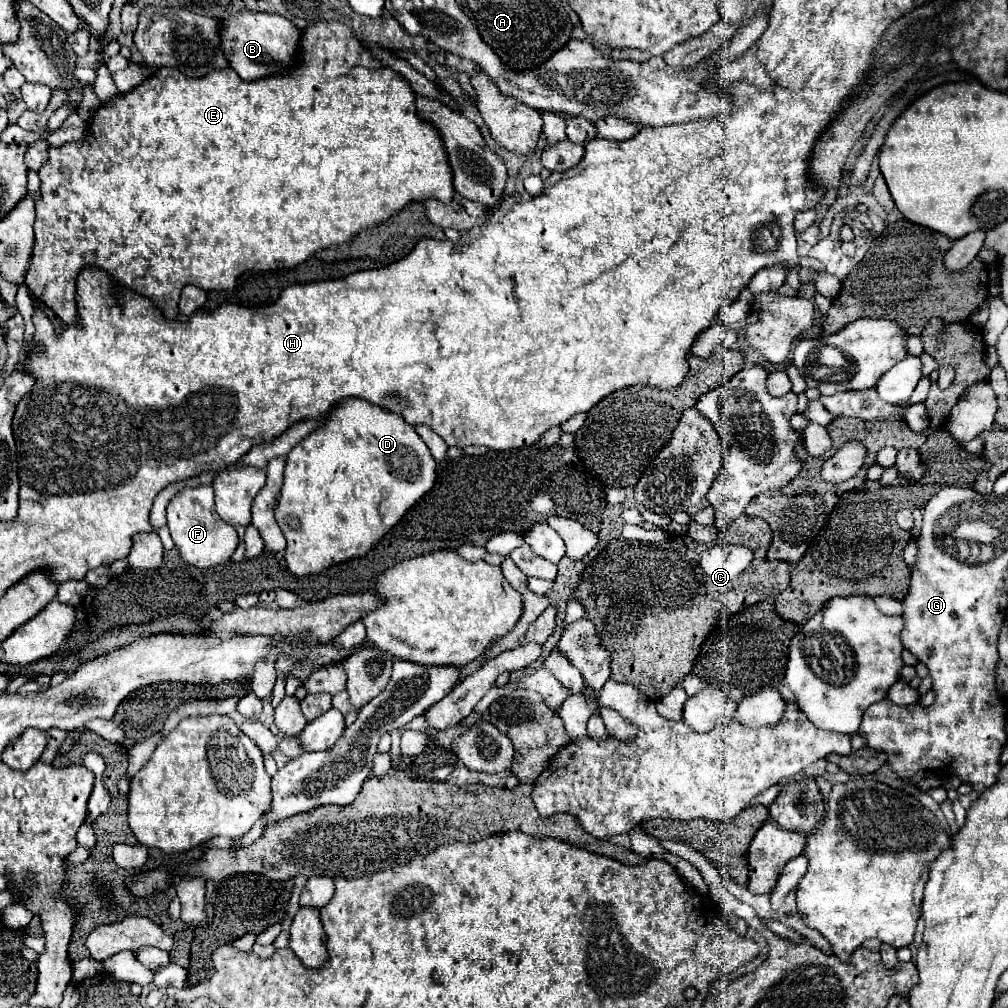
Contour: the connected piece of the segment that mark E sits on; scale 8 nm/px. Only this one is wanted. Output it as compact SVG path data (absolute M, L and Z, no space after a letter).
M318 22L304 30L300 66L286 76L268 76L252 84L240 82L236 72L216 70L202 78L190 80L176 68L158 68L148 80L126 94L116 94L112 100L100 104L86 128L84 140L72 140L58 148L48 148L48 160L38 170L42 180L38 196L38 224L36 246L32 252L30 268L26 270L26 286L30 294L44 304L74 304L74 280L84 266L98 266L112 274L120 284L134 292L148 296L166 318L176 319L180 292L184 286L194 284L204 290L232 290L236 278L248 270L266 272L280 268L294 268L304 262L312 252L344 244L360 230L370 228L394 212L404 208L410 200L436 198L450 202L454 194L452 172L446 162L442 140L438 132L416 118L414 92L394 70L382 66L360 44L352 30L338 22Z

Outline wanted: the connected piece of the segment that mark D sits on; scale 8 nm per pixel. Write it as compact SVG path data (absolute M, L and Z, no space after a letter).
M340 400L340 404L324 416L324 422L286 456L284 486L276 508L276 522L288 540L284 552L286 568L296 576L306 576L318 574L332 564L364 556L402 520L406 510L412 508L434 482L436 460L410 424L366 400Z

